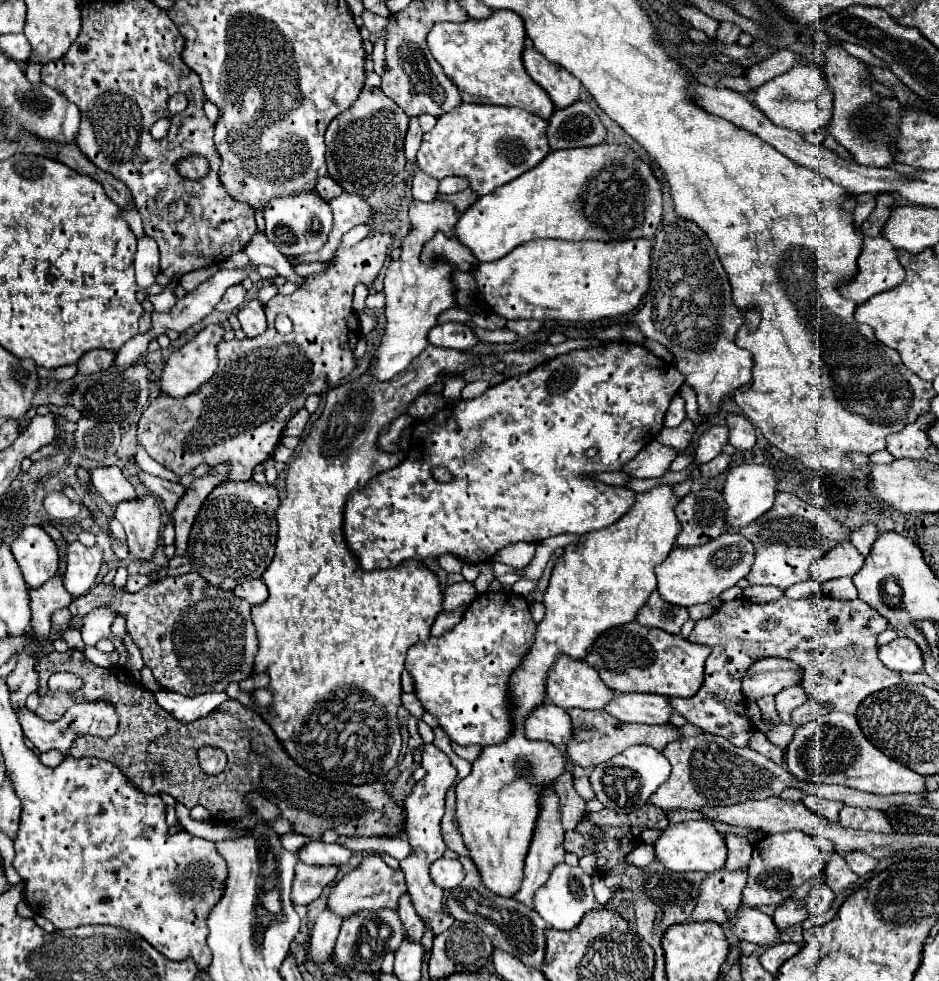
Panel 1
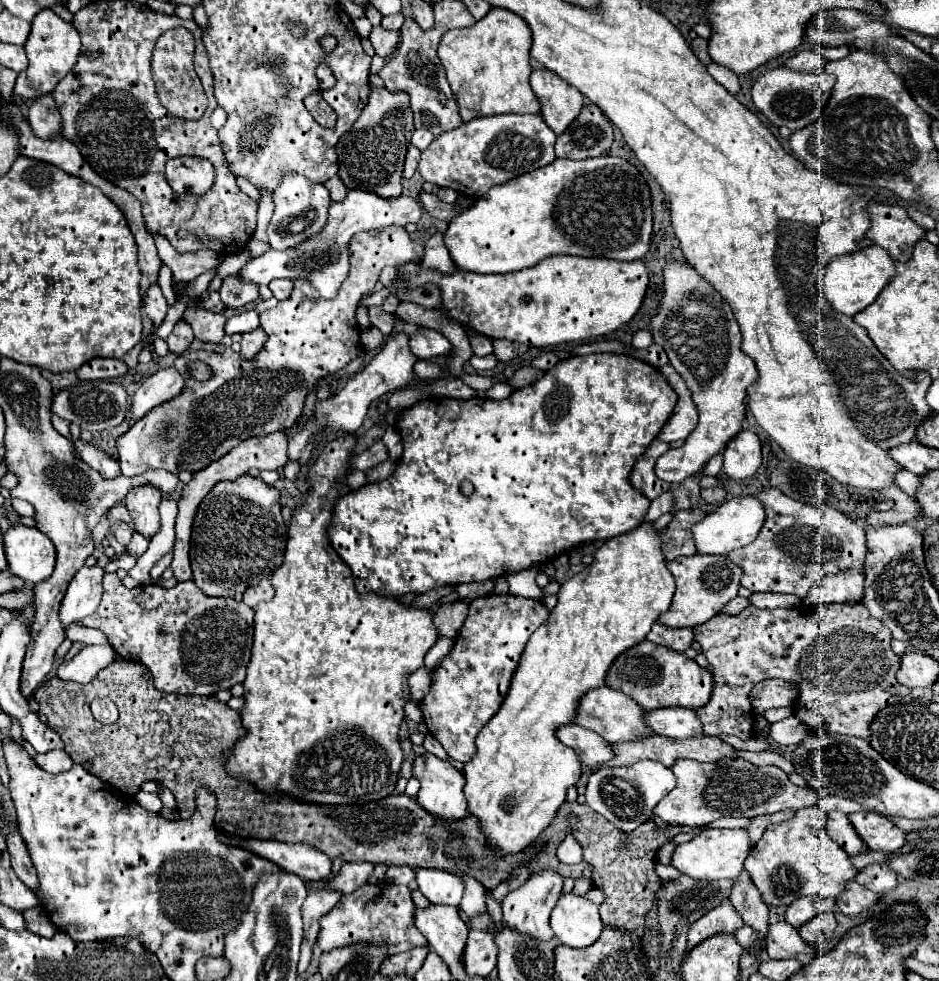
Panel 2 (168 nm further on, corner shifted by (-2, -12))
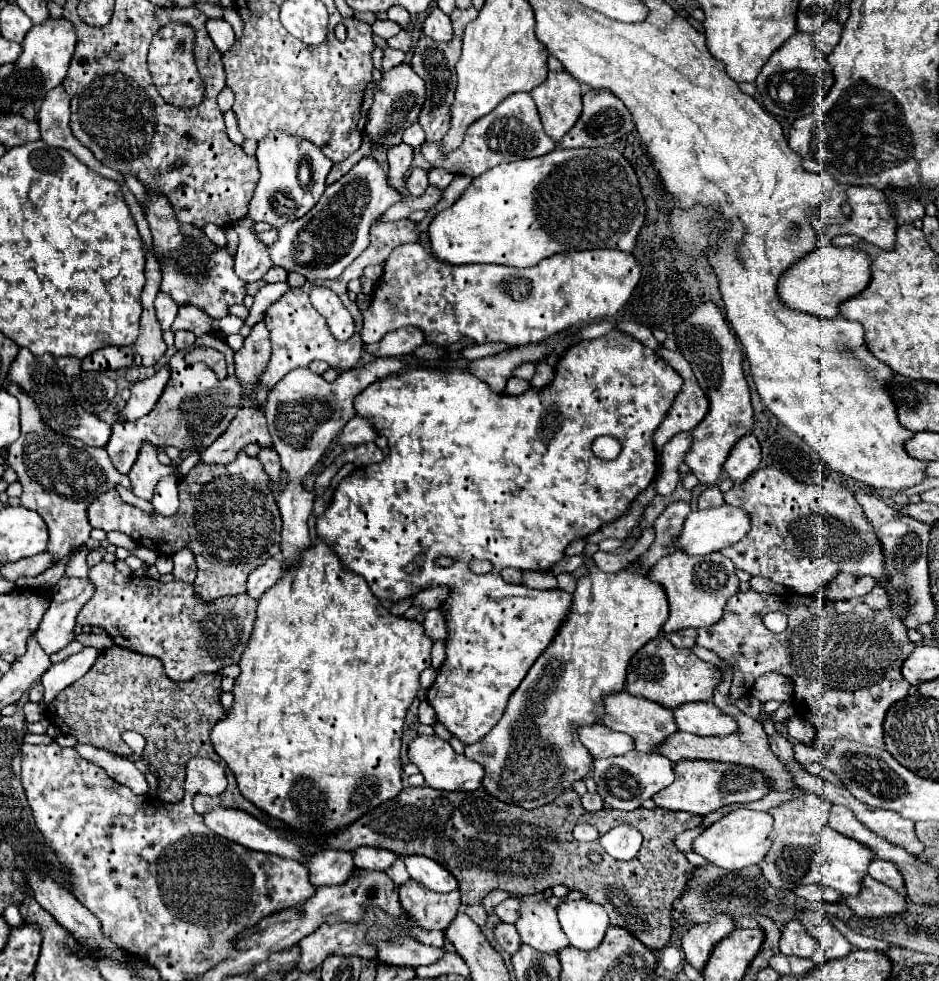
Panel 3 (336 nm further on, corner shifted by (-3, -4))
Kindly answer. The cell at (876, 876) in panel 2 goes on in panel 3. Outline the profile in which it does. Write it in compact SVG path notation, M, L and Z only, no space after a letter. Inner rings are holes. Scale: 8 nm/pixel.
M872 861L870 865L870 877L874 877L876 881L882 881L884 885L890 885L892 889L904 889L904 877L898 871L898 867L890 861Z

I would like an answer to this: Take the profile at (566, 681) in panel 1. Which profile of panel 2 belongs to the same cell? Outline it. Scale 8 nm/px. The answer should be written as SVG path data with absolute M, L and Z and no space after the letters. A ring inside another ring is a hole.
M595 687L587 691L577 705L575 713L575 723L599 733L607 743L617 743L617 741L631 741L631 739L643 739L651 735L651 729L643 725L643 709L631 701L631 697L623 695L621 691L615 691L611 687Z

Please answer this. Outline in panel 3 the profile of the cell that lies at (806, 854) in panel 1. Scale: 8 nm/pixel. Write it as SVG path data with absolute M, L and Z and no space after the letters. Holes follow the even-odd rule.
M806 793L804 797L780 803L768 811L774 817L772 847L758 865L772 885L780 889L796 889L806 883L822 883L834 887L844 897L856 897L862 891L862 881L868 875L874 851L856 839L836 833L828 825L830 807L832 803L820 795Z

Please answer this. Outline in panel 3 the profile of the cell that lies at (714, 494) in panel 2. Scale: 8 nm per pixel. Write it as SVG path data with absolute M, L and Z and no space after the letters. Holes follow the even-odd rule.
M706 487L698 499L698 509L708 509L708 507L716 507L722 505L722 491L718 487Z

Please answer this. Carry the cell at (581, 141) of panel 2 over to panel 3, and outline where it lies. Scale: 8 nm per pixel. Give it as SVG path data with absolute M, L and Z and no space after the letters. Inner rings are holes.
M590 89L588 93L582 95L584 101L584 111L580 115L580 119L576 121L576 125L562 137L560 147L602 147L608 143L618 141L620 137L624 137L626 133L634 131L634 121L630 111L626 109L626 105L608 89Z

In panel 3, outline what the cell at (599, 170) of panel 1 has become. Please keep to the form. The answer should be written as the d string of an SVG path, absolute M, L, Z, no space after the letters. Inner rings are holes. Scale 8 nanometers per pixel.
M562 149L552 153L500 163L494 169L474 177L470 187L454 201L452 207L436 213L428 225L432 255L450 265L468 263L500 263L512 267L534 267L542 259L582 249L620 249L630 251L636 233L644 223L646 203L632 165L616 149Z

